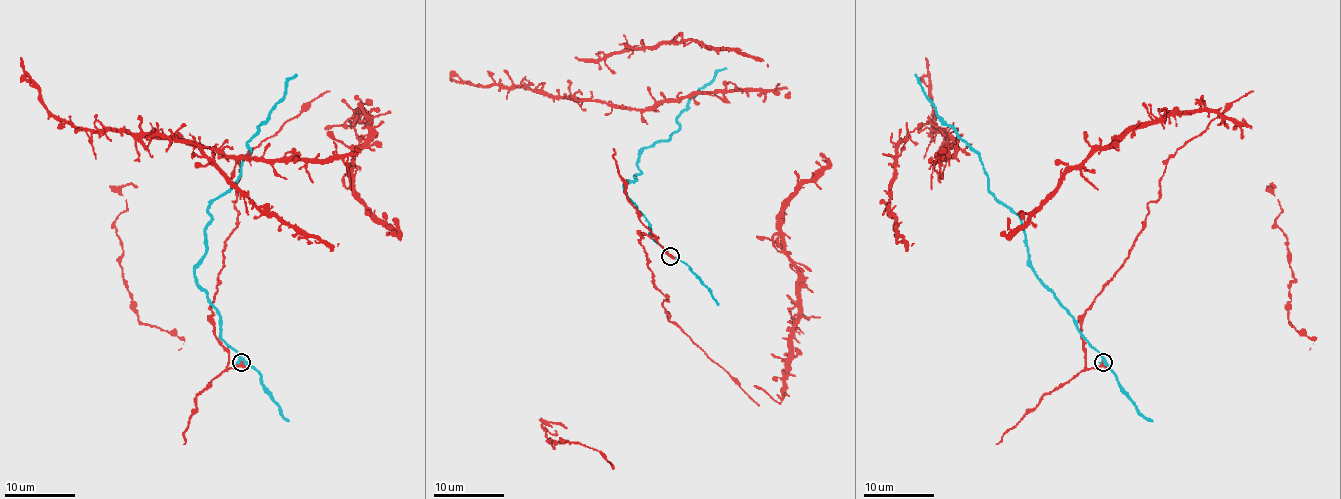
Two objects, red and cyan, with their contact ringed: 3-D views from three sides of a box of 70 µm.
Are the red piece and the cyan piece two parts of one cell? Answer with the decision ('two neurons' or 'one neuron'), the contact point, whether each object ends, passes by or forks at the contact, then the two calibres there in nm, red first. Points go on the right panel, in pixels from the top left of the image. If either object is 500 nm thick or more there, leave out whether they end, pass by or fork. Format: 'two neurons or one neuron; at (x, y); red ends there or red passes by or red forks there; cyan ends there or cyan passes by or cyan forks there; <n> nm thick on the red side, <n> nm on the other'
two neurons; at (1103, 362); red ends there; cyan passes by; 460 nm thick on the red side, 360 nm on the other

